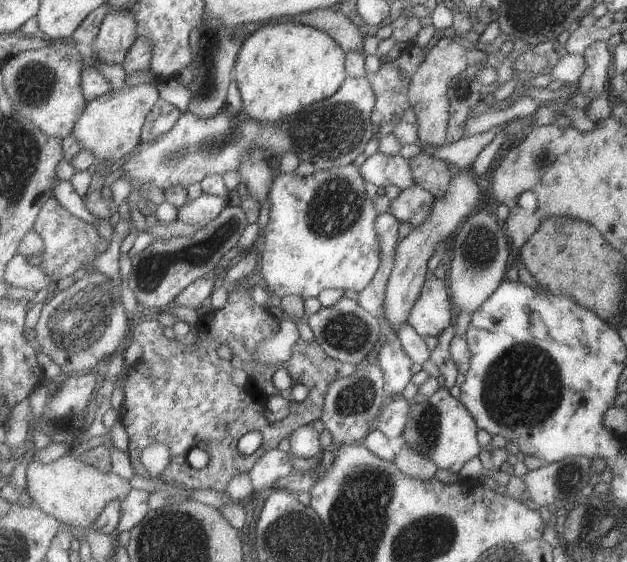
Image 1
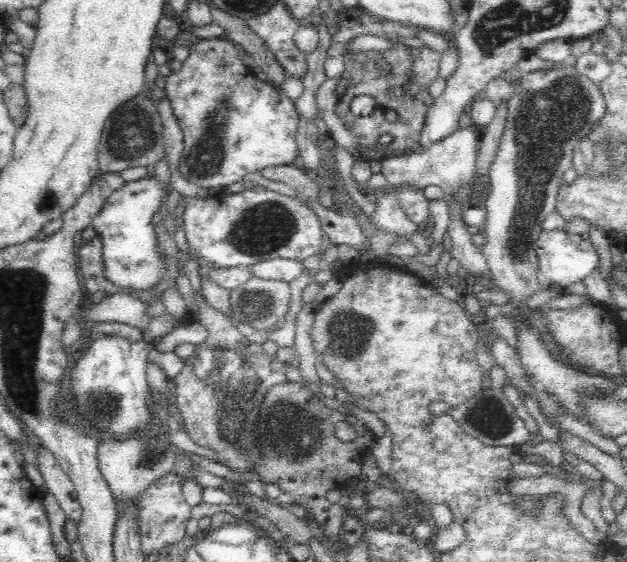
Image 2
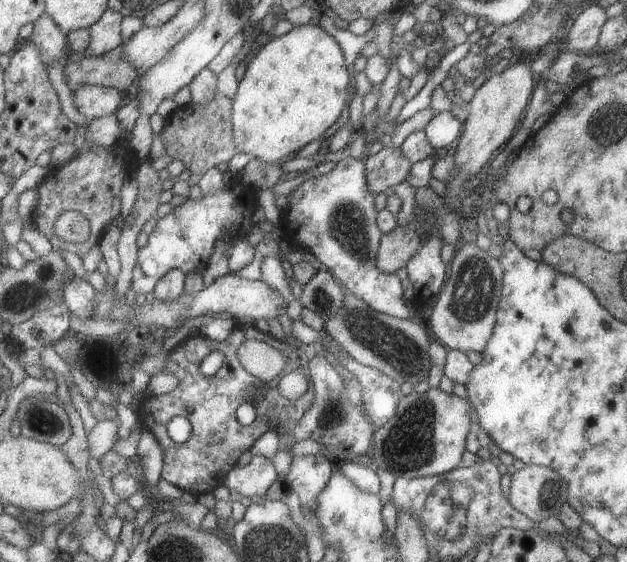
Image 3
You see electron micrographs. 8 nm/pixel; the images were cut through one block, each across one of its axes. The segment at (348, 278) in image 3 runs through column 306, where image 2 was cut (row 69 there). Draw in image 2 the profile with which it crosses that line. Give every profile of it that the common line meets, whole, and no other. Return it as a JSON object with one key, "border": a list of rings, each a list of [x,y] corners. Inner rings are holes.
{"border":[[[200,38],[200,41],[192,43],[188,50],[189,55],[188,58],[184,60],[182,68],[179,71],[173,71],[172,74],[168,76],[165,86],[167,99],[172,105],[174,116],[182,129],[182,133],[184,133],[184,148],[178,163],[180,175],[182,175],[187,182],[194,184],[196,187],[220,190],[229,188],[235,182],[242,181],[244,176],[248,176],[248,174],[252,174],[252,172],[258,172],[262,170],[262,168],[266,168],[270,165],[298,165],[297,154],[299,150],[298,143],[296,142],[296,132],[298,132],[299,114],[295,104],[290,101],[288,97],[284,96],[284,93],[268,84],[260,74],[255,74],[250,67],[246,66],[240,57],[244,52],[226,38]]]}

